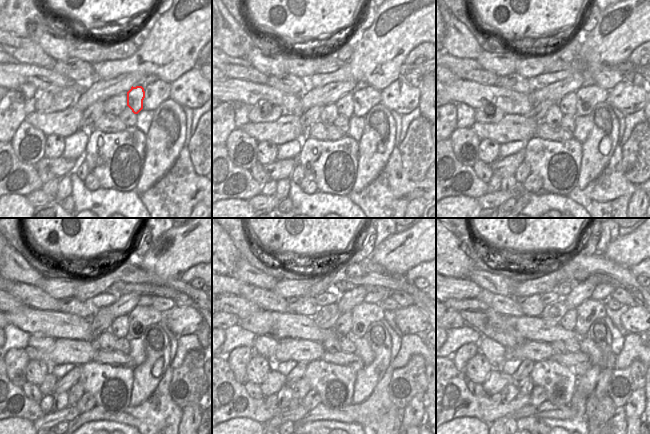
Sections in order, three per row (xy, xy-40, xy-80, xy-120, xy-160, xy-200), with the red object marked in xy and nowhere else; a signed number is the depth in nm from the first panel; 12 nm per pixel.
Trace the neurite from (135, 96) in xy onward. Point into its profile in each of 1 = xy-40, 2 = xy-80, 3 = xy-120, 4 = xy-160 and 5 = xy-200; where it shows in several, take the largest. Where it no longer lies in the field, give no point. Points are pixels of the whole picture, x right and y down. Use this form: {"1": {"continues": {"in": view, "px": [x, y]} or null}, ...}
{"1": {"continues": {"in": "xy-40", "px": [344, 104]}}, "2": {"continues": {"in": "xy-80", "px": [568, 104]}}, "3": {"continues": {"in": "xy-120", "px": [119, 327]}}, "4": {"continues": {"in": "xy-160", "px": [343, 325]}}, "5": {"continues": {"in": "xy-200", "px": [568, 322]}}}

